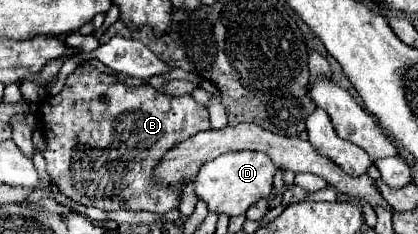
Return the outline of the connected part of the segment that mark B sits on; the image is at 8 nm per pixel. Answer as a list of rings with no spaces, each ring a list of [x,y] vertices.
[[[89,64],[79,66],[67,78],[61,94],[41,102],[41,122],[47,140],[43,158],[47,162],[47,172],[61,194],[77,204],[95,206],[101,210],[145,210],[157,214],[177,210],[181,200],[181,192],[153,182],[153,168],[157,166],[159,158],[163,158],[163,154],[177,142],[183,142],[201,130],[211,130],[207,108],[195,102],[191,96],[169,96],[149,84],[127,86]]]

